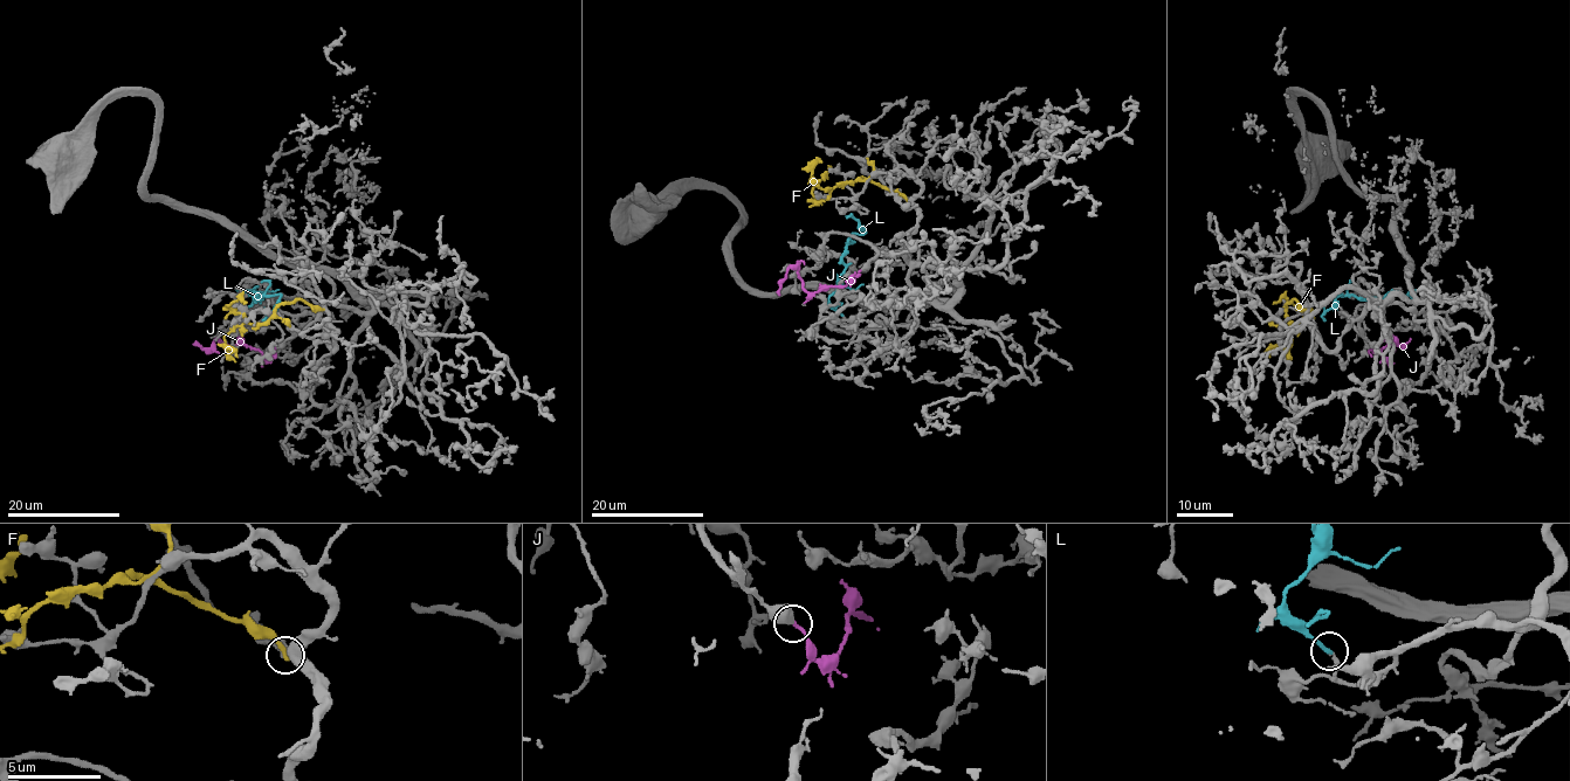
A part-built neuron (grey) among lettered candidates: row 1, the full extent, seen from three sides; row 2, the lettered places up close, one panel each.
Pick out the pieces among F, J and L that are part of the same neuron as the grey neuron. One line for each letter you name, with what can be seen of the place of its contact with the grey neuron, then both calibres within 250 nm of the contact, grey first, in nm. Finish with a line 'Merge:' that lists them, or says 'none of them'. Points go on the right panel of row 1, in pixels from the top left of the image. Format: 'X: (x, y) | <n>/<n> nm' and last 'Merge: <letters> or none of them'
J: (1377, 347) | 380/180 nm
Merge: J

